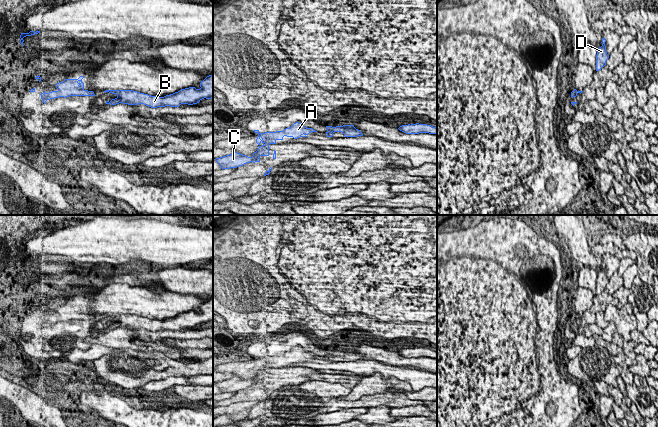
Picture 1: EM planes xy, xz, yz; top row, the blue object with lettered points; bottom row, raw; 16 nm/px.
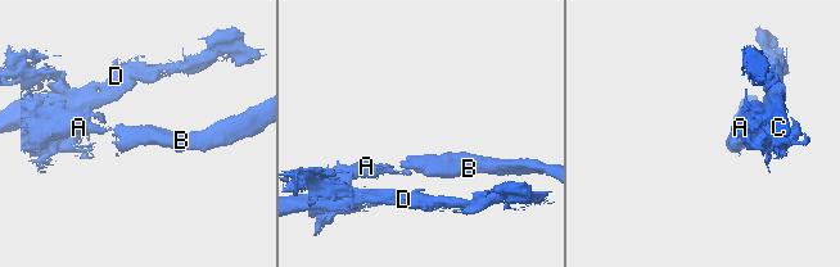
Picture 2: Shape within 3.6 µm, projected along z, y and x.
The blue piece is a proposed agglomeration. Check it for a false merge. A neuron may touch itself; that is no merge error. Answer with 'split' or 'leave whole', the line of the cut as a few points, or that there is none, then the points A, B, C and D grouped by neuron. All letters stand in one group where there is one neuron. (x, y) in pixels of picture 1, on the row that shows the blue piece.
split; cut xz (328, 131), (331, 132); groups A C D / B

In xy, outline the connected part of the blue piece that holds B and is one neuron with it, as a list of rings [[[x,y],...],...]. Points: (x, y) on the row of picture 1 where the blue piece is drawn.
[[[213,74],[201,81],[200,87],[200,89],[196,89],[195,87],[181,89],[164,97],[151,96],[133,90],[106,90],[104,93],[109,92],[117,95],[110,102],[106,101],[106,104],[111,105],[123,103],[128,105],[144,104],[151,108],[165,106],[179,107],[181,104],[197,104],[204,98],[211,99],[213,97]]]

